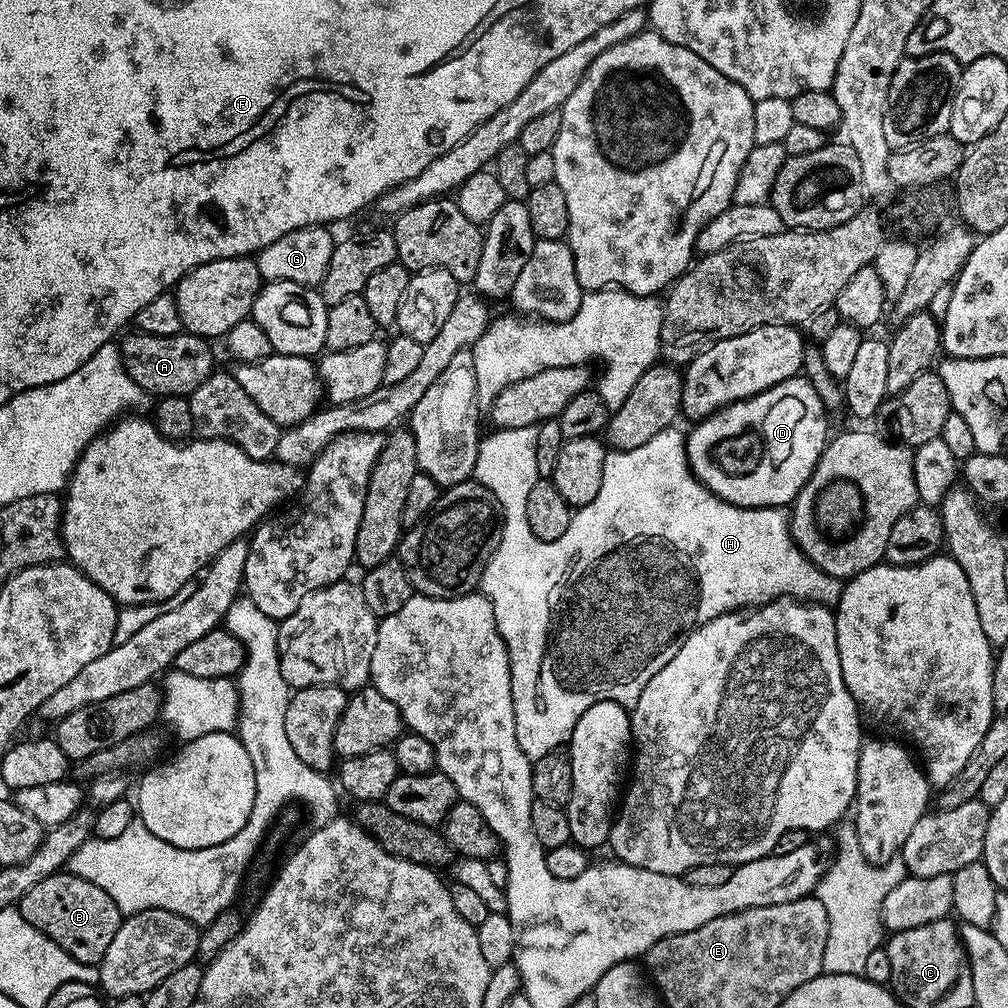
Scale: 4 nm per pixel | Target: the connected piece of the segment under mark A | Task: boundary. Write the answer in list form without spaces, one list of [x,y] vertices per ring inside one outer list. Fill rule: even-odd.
[[[139,330],[133,331],[133,336],[128,336],[124,341],[119,341],[118,347],[120,357],[126,366],[126,374],[130,374],[130,378],[134,378],[134,382],[138,382],[145,394],[151,394],[153,397],[161,396],[191,396],[194,390],[198,390],[198,386],[202,386],[202,382],[206,382],[206,378],[211,376],[214,371],[212,365],[212,348],[207,339],[203,336],[191,336],[189,332],[181,330],[173,336],[155,336],[154,334],[146,334]]]

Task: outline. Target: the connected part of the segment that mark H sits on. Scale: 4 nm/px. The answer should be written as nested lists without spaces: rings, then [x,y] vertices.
[[[538,426],[496,430],[493,431],[493,436],[485,435],[480,441],[474,479],[489,488],[494,498],[498,498],[504,515],[502,538],[498,542],[498,550],[494,550],[490,562],[484,567],[480,588],[483,595],[487,596],[494,606],[496,625],[502,634],[510,658],[510,682],[514,698],[514,722],[518,734],[518,746],[522,746],[522,754],[526,754],[528,760],[534,762],[542,758],[542,754],[550,754],[550,750],[567,745],[574,734],[574,726],[578,718],[582,718],[582,714],[586,714],[586,710],[590,710],[594,702],[613,700],[631,710],[636,705],[642,690],[646,690],[646,682],[650,682],[650,678],[654,678],[654,674],[658,674],[658,670],[662,670],[662,666],[666,666],[666,662],[670,662],[670,658],[678,654],[684,639],[695,628],[718,618],[723,612],[748,610],[753,606],[769,604],[771,600],[788,597],[825,606],[835,605],[840,599],[841,581],[818,570],[818,566],[814,566],[810,558],[801,554],[800,547],[792,537],[789,513],[784,508],[739,508],[715,496],[692,473],[692,467],[688,465],[686,436],[678,429],[679,427],[673,426],[662,430],[662,434],[654,434],[650,442],[645,442],[642,446],[634,446],[634,450],[609,451],[602,470],[602,490],[598,490],[598,498],[573,511],[572,521],[566,534],[562,534],[562,538],[557,540],[540,540],[534,534],[534,530],[530,530],[530,522],[527,521],[527,497],[531,493],[531,487],[540,478],[535,461]]]

